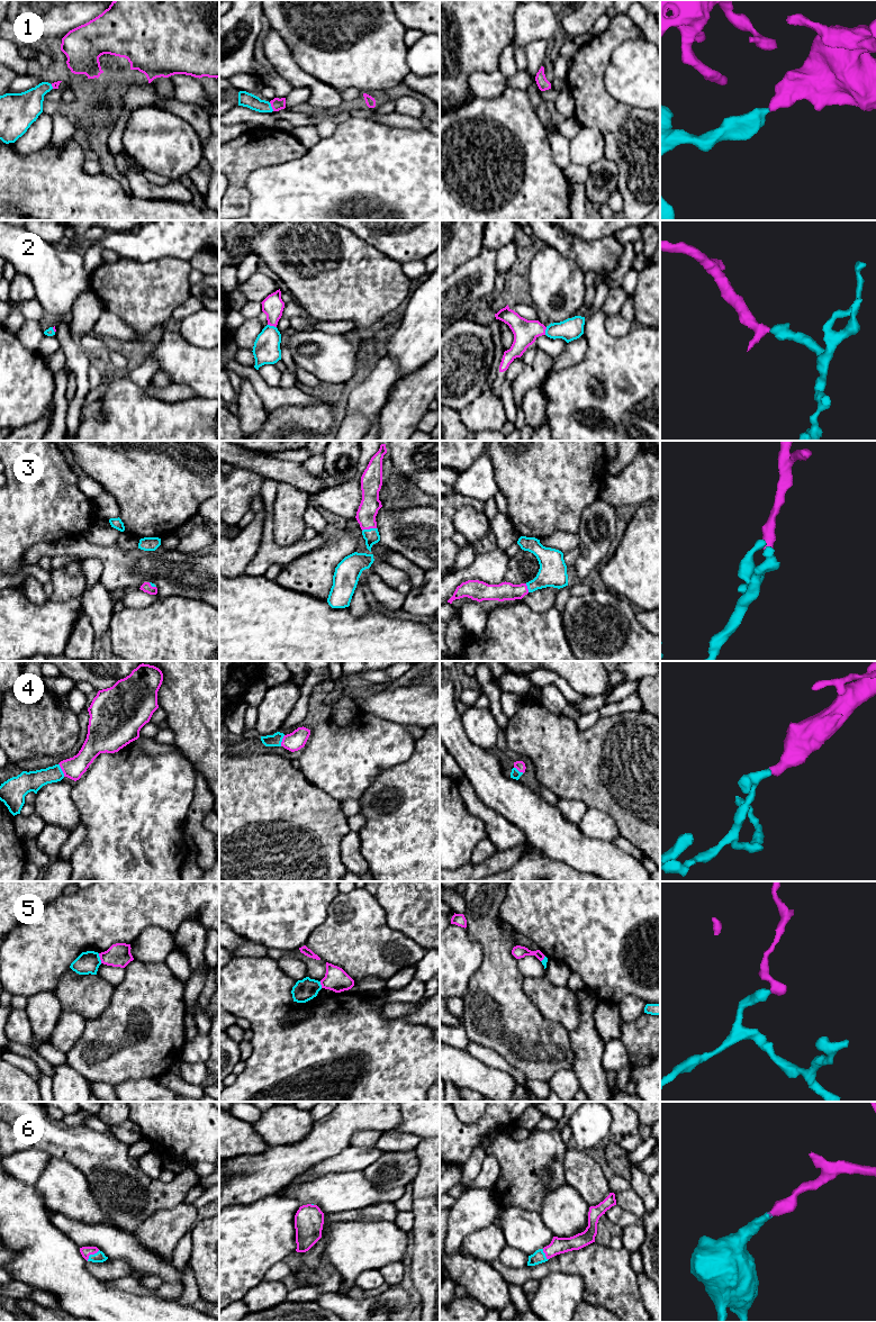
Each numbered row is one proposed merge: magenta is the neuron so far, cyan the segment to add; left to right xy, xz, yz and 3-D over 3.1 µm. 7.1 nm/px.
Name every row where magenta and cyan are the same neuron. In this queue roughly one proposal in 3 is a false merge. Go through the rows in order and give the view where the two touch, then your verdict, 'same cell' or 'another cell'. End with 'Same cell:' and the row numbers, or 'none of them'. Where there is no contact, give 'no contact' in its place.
1: contact in xz; same cell
2: contact in xz; same cell
3: contact in xz; same cell
4: contact in xy; same cell
5: contact in xy; another cell
6: contact in xy; same cell
Same cell: 1, 2, 3, 4, 6

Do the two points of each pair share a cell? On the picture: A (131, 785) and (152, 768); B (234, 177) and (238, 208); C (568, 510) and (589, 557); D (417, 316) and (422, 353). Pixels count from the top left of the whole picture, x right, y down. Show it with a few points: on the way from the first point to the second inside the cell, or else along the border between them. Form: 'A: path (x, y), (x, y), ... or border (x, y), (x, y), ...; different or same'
A: path (136, 784), (146, 773); same
B: path (237, 184), (237, 200); same
C: border (588, 507), (580, 518), (577, 534); different
D: path (421, 325), (421, 344); same

